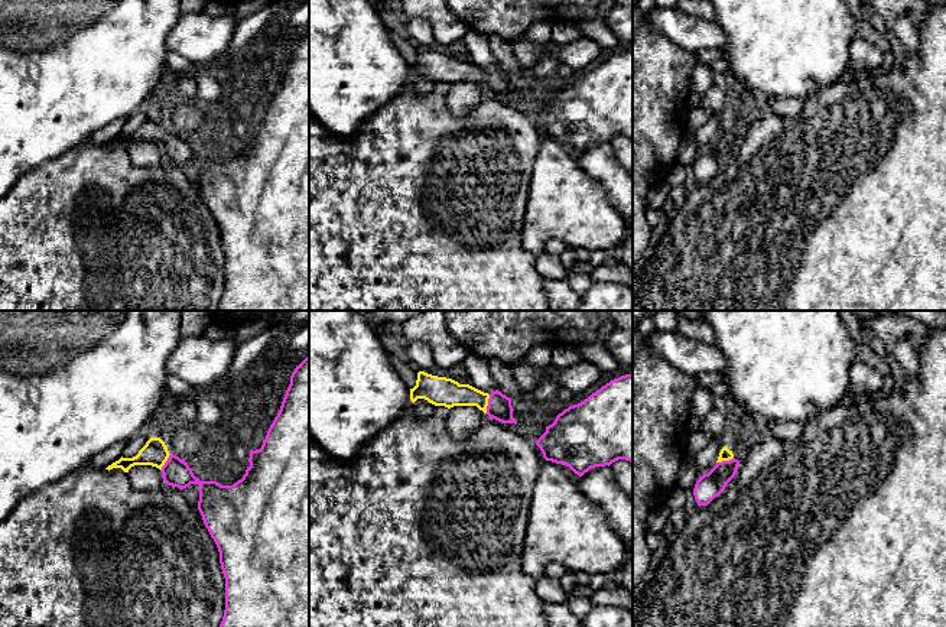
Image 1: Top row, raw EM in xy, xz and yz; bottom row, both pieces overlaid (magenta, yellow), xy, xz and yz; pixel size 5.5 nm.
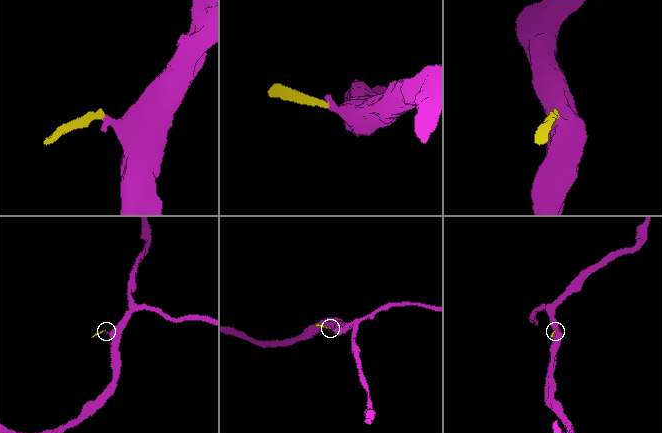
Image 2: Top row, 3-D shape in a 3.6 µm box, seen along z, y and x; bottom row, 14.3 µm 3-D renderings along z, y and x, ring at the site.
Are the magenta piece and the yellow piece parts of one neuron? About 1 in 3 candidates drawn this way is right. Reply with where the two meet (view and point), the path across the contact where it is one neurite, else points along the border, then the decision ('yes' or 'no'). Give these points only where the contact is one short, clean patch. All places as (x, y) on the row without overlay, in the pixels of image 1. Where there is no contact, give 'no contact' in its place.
xz (488, 80) | across xz (498, 84), (488, 80), (472, 72), (445, 68) | yes

